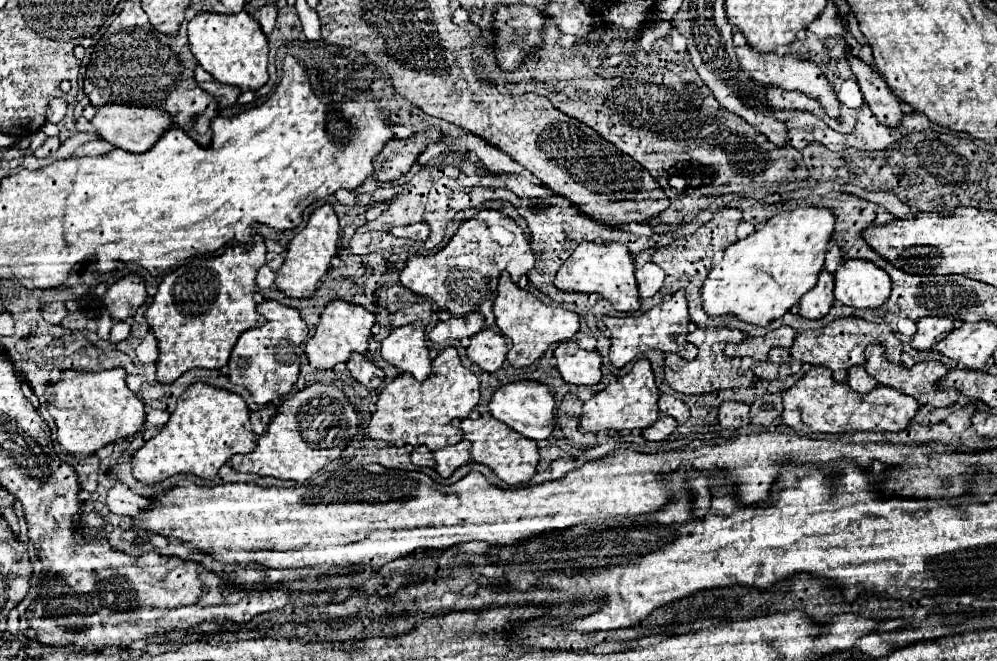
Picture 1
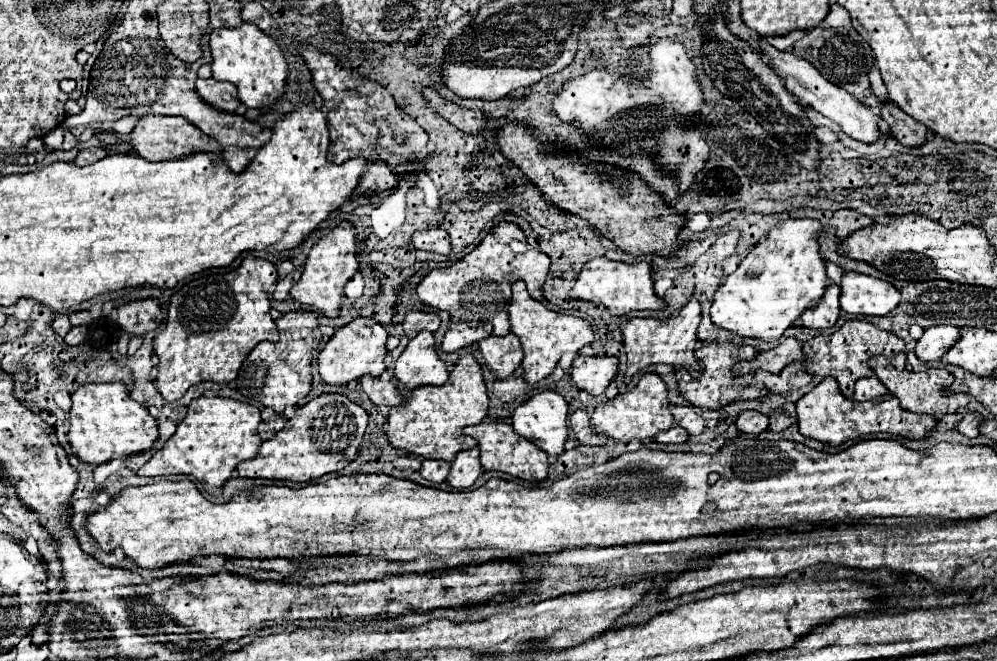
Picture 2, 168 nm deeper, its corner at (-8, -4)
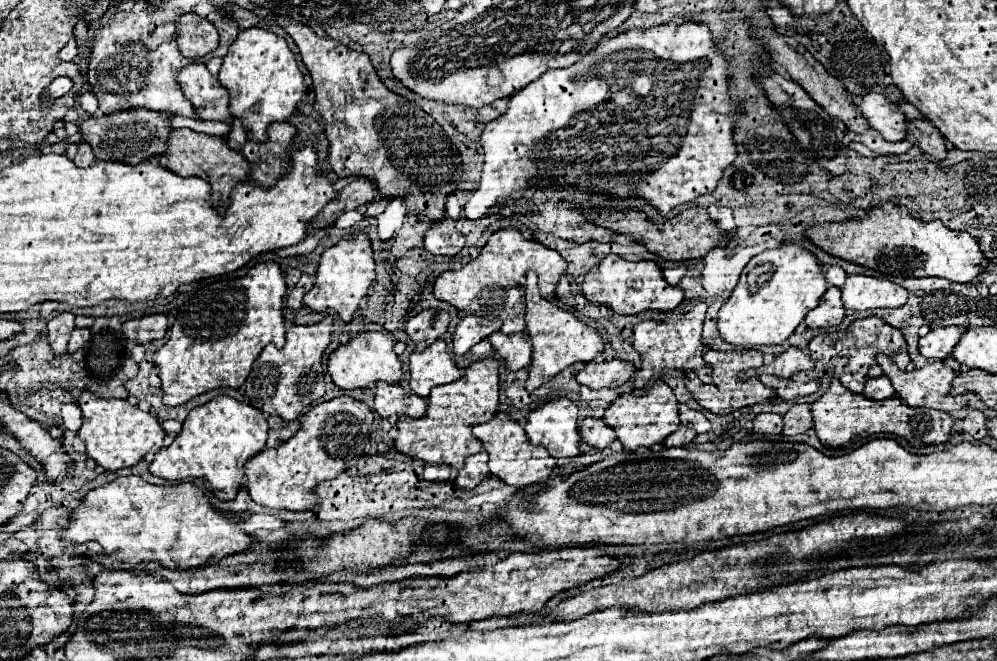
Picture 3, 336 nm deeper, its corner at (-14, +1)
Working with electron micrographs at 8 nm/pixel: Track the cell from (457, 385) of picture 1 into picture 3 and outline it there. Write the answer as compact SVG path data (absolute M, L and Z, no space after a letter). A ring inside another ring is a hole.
M488 357L482 361L474 361L466 375L454 383L440 385L432 389L428 397L428 413L420 419L400 417L396 449L408 457L422 459L424 463L434 465L450 465L454 469L462 469L464 459L482 449L482 443L472 435L472 427L478 423L490 421L498 411L498 393L500 393L500 377L498 377L498 361Z

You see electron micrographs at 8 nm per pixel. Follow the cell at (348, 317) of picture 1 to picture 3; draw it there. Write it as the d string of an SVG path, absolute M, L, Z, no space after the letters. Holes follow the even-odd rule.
M366 331L350 339L348 345L340 345L328 359L328 373L340 389L366 389L378 381L398 383L402 377L402 361L394 353L394 335L388 331Z

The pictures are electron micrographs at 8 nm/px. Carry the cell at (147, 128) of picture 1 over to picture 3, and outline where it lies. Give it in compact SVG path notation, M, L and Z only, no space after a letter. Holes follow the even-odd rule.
M174 129L168 141L168 151L162 157L160 165L164 165L168 171L180 175L180 177L202 177L212 185L212 205L218 209L226 209L228 195L232 193L232 187L236 183L246 183L250 177L250 163L244 159L242 153L232 151L224 139L216 135L204 135L194 133L192 129Z

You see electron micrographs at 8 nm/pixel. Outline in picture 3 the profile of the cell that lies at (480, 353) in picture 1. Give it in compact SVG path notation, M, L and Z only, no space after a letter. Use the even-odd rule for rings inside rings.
M494 333L488 337L488 341L494 345L494 349L500 353L500 357L506 361L506 367L512 371L518 371L522 367L530 365L532 359L532 343L528 333Z

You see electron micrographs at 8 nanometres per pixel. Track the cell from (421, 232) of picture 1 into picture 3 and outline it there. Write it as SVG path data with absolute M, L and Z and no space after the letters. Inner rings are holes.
M442 223L428 229L428 233L424 237L426 251L430 251L432 255L448 255L448 257L458 255L460 249L464 247L464 235L456 229L444 231L444 229L440 229L440 225Z

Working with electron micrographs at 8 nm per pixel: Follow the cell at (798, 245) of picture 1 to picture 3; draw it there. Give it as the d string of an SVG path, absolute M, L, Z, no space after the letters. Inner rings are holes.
M784 243L780 249L764 251L750 259L744 267L736 289L718 313L718 331L726 343L738 347L780 345L804 321L806 313L814 309L828 283L820 263L798 245Z

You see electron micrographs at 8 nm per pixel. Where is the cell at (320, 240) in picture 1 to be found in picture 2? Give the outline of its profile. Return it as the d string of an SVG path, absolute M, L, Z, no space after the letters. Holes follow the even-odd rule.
M340 222L336 228L332 228L326 236L322 236L312 246L312 250L304 262L304 268L302 268L302 278L292 286L290 296L296 302L300 302L328 318L336 318L342 296L344 296L344 284L354 276L356 270L358 270L356 232L350 222Z

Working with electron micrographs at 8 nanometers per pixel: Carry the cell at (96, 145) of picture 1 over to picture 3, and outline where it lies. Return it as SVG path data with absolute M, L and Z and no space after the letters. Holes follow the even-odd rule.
M80 143L80 145L78 145L78 153L76 153L76 157L74 157L76 167L88 167L88 165L92 165L94 161L96 161L96 159L94 159L94 153L92 153L90 145L88 145L88 143Z

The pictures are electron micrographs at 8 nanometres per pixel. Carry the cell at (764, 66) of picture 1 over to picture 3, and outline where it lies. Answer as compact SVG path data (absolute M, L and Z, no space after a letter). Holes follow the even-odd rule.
M866 93L860 97L852 97L852 103L868 119L870 127L880 131L886 141L904 141L906 139L908 117L902 113L898 103L888 101L880 93Z

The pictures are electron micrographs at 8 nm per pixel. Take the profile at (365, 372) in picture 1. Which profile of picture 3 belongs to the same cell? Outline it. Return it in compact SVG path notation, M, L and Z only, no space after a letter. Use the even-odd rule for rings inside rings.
M376 383L374 387L376 391L376 399L374 399L374 411L382 417L382 419L390 419L392 415L400 417L400 415L408 415L412 419L424 417L426 413L426 399L420 399L418 395L410 395L406 393L400 385L390 385L390 383Z

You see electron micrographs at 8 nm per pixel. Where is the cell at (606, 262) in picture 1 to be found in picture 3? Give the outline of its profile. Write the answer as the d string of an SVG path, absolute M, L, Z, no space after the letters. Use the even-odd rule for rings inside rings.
M606 255L596 267L592 267L582 283L584 297L594 305L606 305L620 315L638 315L642 311L672 311L682 303L684 291L666 283L662 269L654 261L626 261L618 255Z

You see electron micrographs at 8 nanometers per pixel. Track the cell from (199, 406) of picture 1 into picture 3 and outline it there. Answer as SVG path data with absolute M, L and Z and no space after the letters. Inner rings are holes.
M218 395L210 403L194 407L188 413L174 443L156 453L156 459L150 463L150 473L166 481L180 481L188 477L206 479L212 485L214 497L220 501L232 501L244 483L244 463L266 447L266 439L268 423L264 413L238 403L228 395Z

